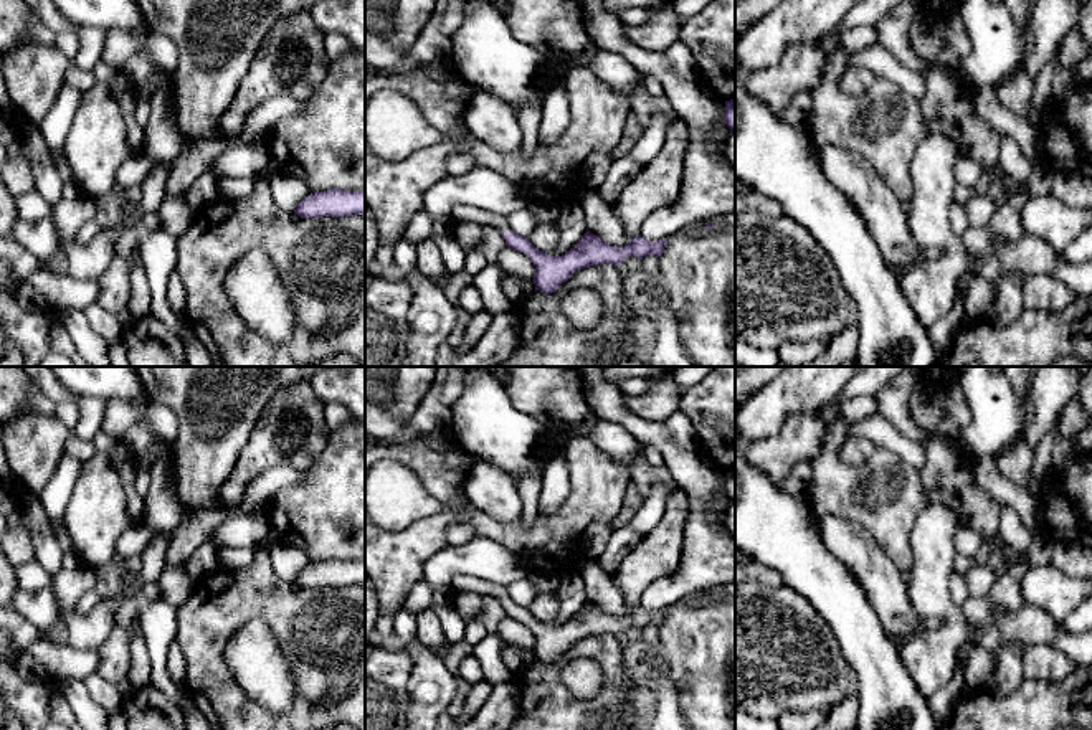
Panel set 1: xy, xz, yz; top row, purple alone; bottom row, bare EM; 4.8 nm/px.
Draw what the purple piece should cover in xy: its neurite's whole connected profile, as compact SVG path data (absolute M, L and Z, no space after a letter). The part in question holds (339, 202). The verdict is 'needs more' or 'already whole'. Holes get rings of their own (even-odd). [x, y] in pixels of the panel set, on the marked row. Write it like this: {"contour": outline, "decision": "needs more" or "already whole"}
{"contour": "M342 188L314 192L296 206L294 213L301 218L365 216L365 192L347 192Z", "decision": "already whole"}

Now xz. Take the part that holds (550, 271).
{"contour": "M454 205L449 216L456 221L474 221L482 226L494 226L506 239L506 246L520 251L530 258L535 266L534 284L535 289L544 294L552 294L563 282L572 279L572 274L578 269L595 264L615 264L621 263L628 256L643 259L648 254L659 258L664 253L667 238L658 241L648 241L636 236L628 246L616 248L603 243L596 235L586 231L578 244L562 256L548 256L545 251L537 249L529 238L514 233L507 218L492 215L486 210L469 205Z", "decision": "needs more"}

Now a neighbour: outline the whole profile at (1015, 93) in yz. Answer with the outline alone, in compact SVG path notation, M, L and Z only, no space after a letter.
M1014 73L1009 79L995 86L999 102L1018 117L1026 119L1033 99L1033 79L1024 73Z

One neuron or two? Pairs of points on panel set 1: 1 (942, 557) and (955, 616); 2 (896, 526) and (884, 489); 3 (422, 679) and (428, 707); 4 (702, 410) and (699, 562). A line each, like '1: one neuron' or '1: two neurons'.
1: one neuron
2: one neuron
3: one neuron
4: two neurons

